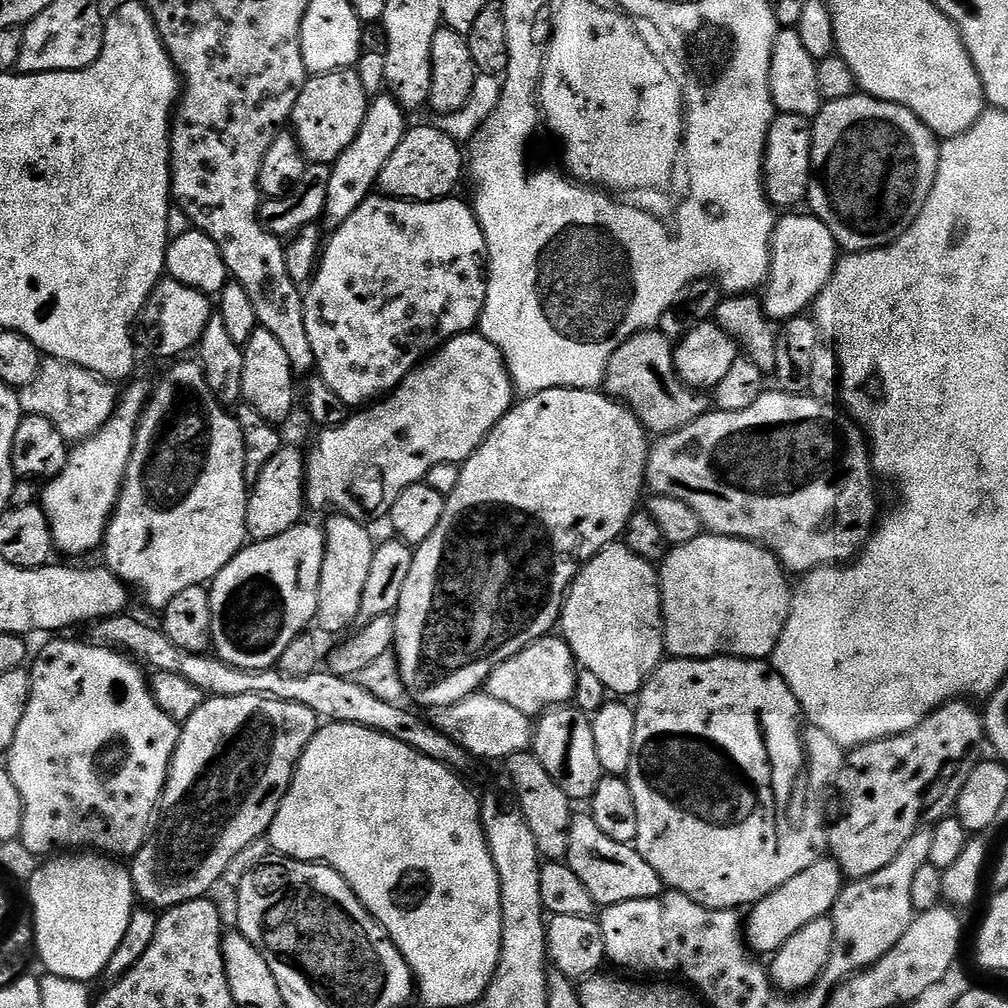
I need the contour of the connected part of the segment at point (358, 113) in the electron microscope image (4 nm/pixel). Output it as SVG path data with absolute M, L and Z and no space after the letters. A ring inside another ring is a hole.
M341 68L339 72L322 72L309 78L304 83L302 94L298 94L298 102L294 102L290 121L291 131L305 161L308 164L335 164L346 146L358 138L369 103L370 97L356 70Z

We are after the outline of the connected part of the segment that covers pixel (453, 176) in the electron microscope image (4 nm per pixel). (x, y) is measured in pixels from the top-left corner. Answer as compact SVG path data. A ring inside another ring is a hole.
M424 124L405 131L398 150L394 150L386 166L382 166L378 188L393 200L413 200L415 204L447 200L455 193L452 191L459 186L460 175L463 177L465 172L466 156L461 145L440 127Z

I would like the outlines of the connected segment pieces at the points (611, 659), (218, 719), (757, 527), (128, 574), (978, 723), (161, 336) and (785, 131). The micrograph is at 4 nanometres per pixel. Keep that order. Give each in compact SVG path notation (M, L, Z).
M622 542L608 544L587 564L581 568L572 582L571 588L568 589L568 595L564 598L564 609L560 612L560 622L558 625L559 635L564 637L564 640L570 646L570 650L576 655L576 663L583 671L594 674L594 678L598 678L604 683L605 688L609 693L615 694L620 698L632 698L639 693L643 688L649 676L660 667L665 659L664 651L664 611L662 610L662 602L660 601L660 577L657 569L651 564L647 564L642 558L638 558L638 554L634 554Z
M214 696L205 699L204 704L198 706L198 710L194 710L194 714L190 714L190 718L180 729L180 741L176 743L172 760L168 763L168 783L165 784L164 794L160 798L160 808L163 809L162 819L154 834L149 835L142 851L131 857L130 871L135 895L139 899L141 896L144 899L141 901L153 910L167 910L187 900L199 900L207 897L211 893L208 891L216 883L219 885L223 881L224 871L230 865L231 859L240 854L242 850L246 850L251 843L267 837L270 826L280 809L282 798L287 794L292 776L296 773L298 762L302 758L306 746L315 738L317 731L318 718L314 714L314 710L310 710L298 702L274 700L267 696Z
M779 390L765 391L764 395L758 398L758 402L754 402L754 406L750 406L747 410L737 412L712 410L707 416L698 418L690 426L659 437L651 445L648 453L646 473L647 487L652 488L651 491L655 495L678 498L678 502L686 502L686 506L690 506L690 510L698 514L698 518L709 533L717 536L733 536L735 540L750 540L753 544L773 552L789 573L800 572L799 574L807 574L815 568L825 566L840 566L859 556L881 515L880 500L876 497L876 483L878 480L872 471L870 445L864 439L864 433L839 407L818 402L807 394L789 394Z
M176 362L172 369L165 374L160 380L160 385L153 387L151 389L148 402L144 406L144 412L140 415L140 425L136 428L136 437L134 438L134 450L130 454L130 462L128 463L128 469L124 475L124 486L120 490L120 501L117 502L116 508L112 512L112 517L108 523L108 529L104 535L104 542L102 545L102 553L104 552L103 563L107 566L110 571L112 571L115 576L123 580L125 584L128 585L129 589L138 591L144 595L144 600L149 604L150 607L156 608L156 610L162 610L166 605L172 601L174 594L182 594L182 590L190 590L190 586L198 586L199 584L207 585L215 576L219 574L221 570L228 565L231 560L233 560L239 552L242 551L246 546L246 541L249 539L248 527L246 526L246 510L248 509L248 494L250 491L250 486L246 482L244 477L244 443L242 442L242 430L240 429L240 423L236 421L235 415L225 405L220 403L218 398L214 398L214 394L210 390L210 386L206 382L204 377L204 371L200 369L199 363L192 362L192 364L180 364L184 362Z
M967 699L951 700L949 704L931 712L917 728L897 736L888 736L884 740L857 744L847 753L846 771L842 776L842 780L845 780L844 817L833 828L831 825L827 829L826 848L849 881L878 874L882 866L894 862L898 850L910 842L910 838L925 822L935 822L953 811L966 778L981 763L980 747L986 744L984 717L968 704L971 703Z
M161 278L158 283L154 286L154 290L150 294L150 298L146 302L146 306L144 307L143 313L138 321L138 332L144 335L144 344L149 348L150 351L153 352L156 356L176 356L172 358L180 358L183 352L188 352L197 347L199 345L200 339L202 338L202 330L206 330L206 322L210 322L210 318L214 315L214 304L211 299L207 296L203 296L201 292L198 290L194 290L190 286L182 286L182 282L178 282L177 280L173 280L171 278Z
M798 114L777 115L772 121L768 140L764 144L764 193L777 209L792 210L799 200L801 203L807 197L810 181L812 181L812 120Z

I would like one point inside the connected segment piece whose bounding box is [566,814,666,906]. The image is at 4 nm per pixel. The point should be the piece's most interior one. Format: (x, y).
(614, 872)

